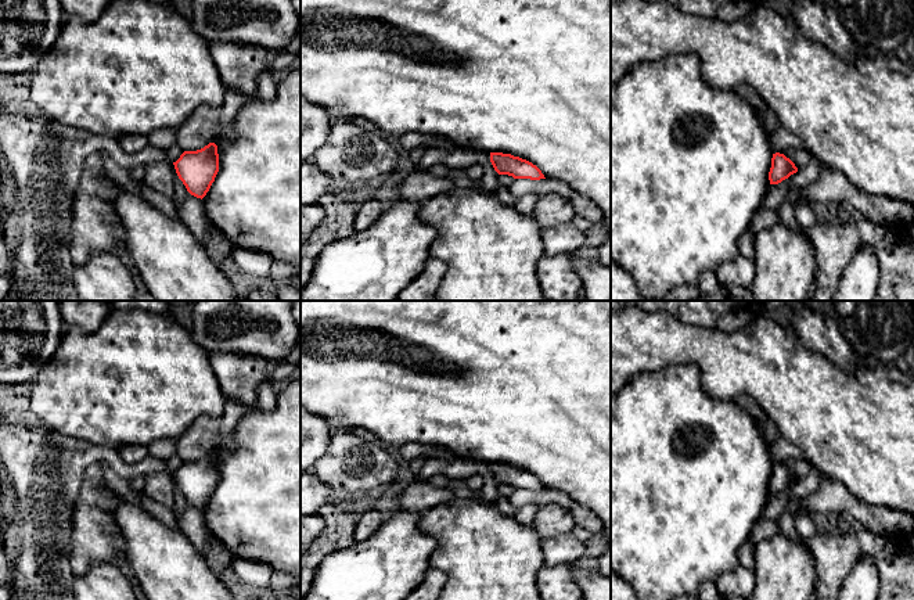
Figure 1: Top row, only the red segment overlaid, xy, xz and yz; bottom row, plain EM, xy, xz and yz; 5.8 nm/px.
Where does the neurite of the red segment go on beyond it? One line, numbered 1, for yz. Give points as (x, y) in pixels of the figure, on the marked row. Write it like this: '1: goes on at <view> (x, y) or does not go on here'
1: does not go on here

